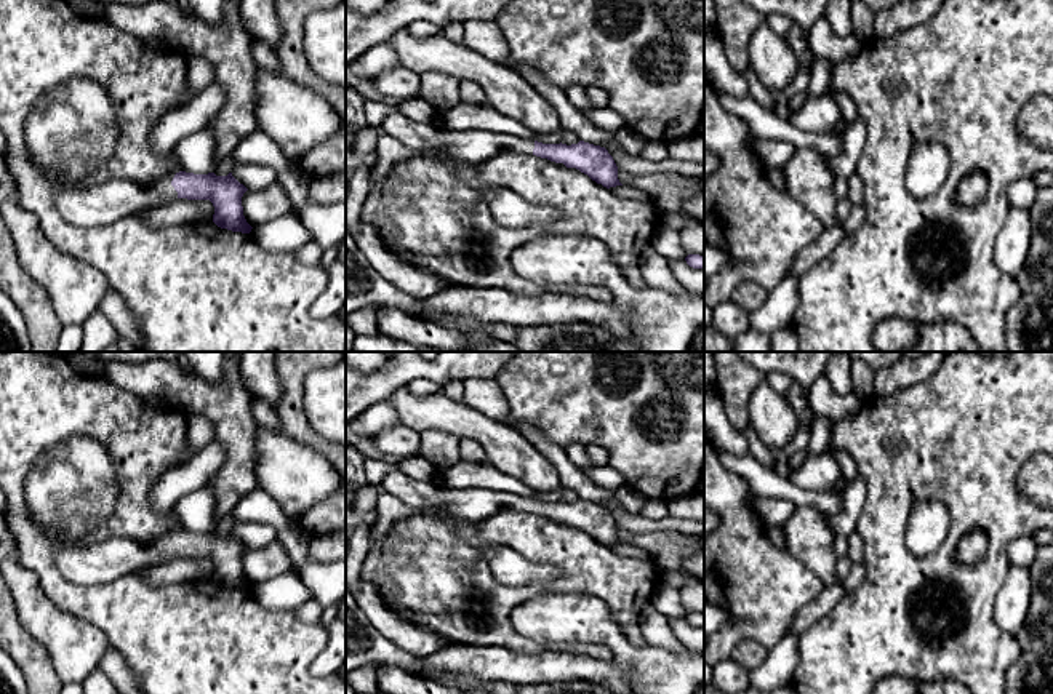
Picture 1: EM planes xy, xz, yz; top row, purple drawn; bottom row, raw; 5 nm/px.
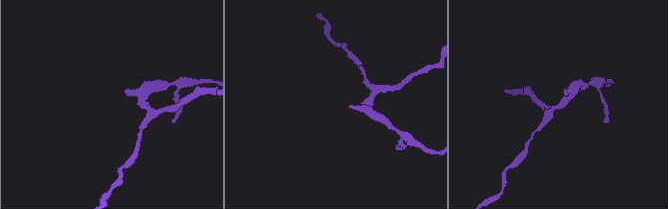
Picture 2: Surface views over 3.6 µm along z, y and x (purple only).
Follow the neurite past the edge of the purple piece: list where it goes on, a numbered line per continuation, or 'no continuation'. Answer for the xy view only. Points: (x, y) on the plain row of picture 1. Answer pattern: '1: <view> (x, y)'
1: xy (87, 563)

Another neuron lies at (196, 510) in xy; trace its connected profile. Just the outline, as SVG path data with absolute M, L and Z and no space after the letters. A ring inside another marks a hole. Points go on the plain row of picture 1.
M206 486L187 493L173 505L179 524L186 531L214 531L221 517L216 515L216 497Z

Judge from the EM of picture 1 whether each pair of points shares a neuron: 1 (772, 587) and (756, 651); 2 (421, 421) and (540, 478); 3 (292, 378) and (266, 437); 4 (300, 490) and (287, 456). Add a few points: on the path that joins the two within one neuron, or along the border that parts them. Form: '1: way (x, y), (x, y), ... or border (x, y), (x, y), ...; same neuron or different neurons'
1: border (768, 648), (756, 640), (741, 638), (730, 656); different neurons
2: way (450, 419), (469, 422), (492, 434), (511, 451); same neuron
3: border (287, 434), (319, 454); different neurons
4: way (298, 482), (287, 464); same neuron

